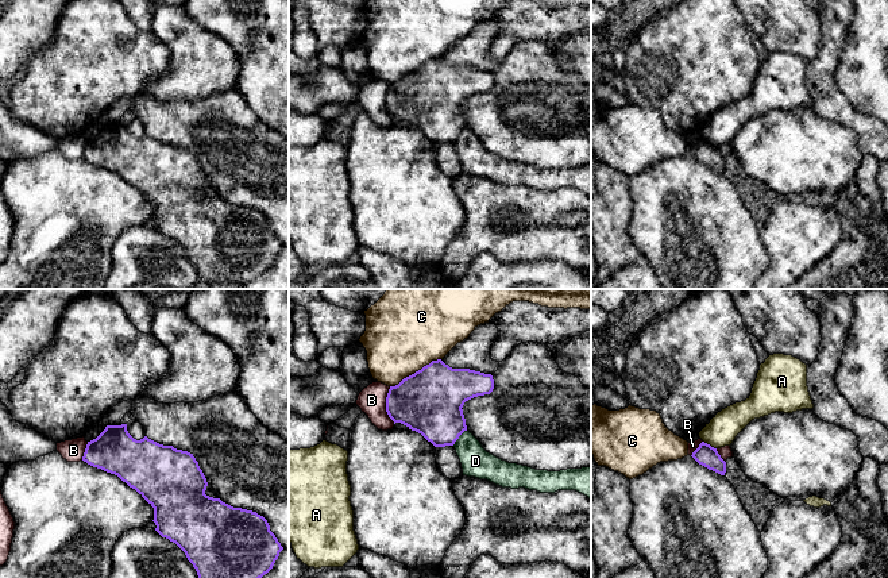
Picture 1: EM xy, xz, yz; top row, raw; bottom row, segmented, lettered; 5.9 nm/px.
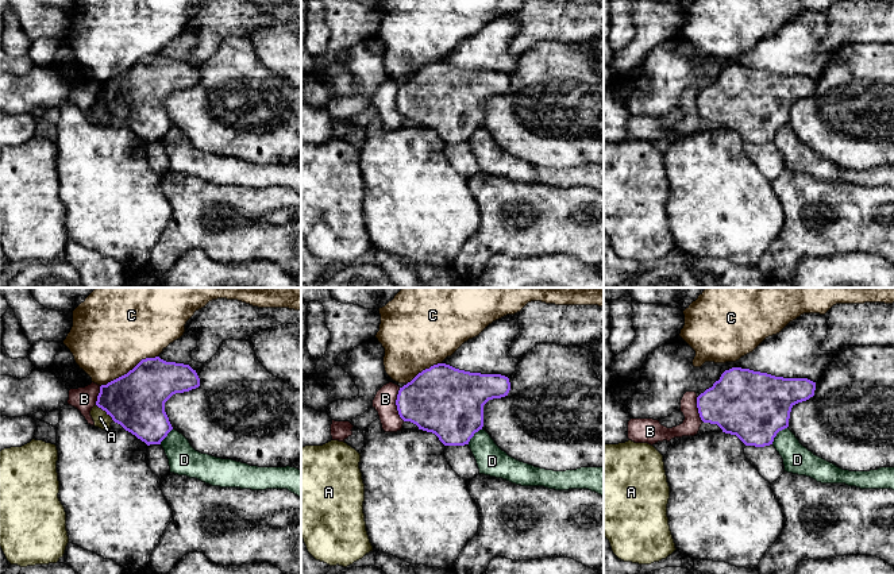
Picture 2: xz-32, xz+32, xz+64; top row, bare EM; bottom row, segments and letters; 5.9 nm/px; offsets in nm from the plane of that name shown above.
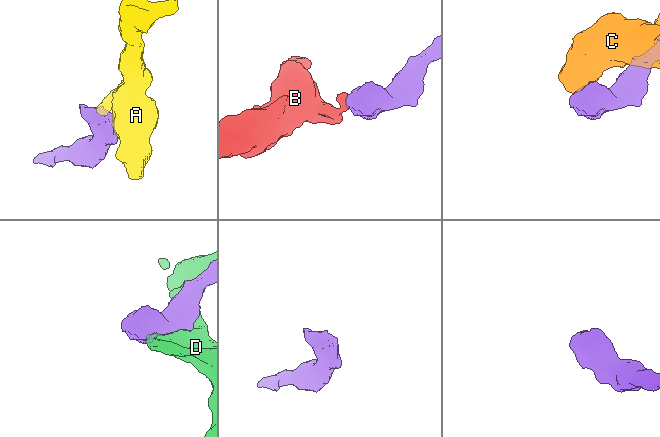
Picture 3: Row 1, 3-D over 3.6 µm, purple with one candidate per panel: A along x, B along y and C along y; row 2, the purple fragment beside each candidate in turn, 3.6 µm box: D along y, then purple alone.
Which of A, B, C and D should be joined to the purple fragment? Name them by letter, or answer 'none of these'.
none of these

